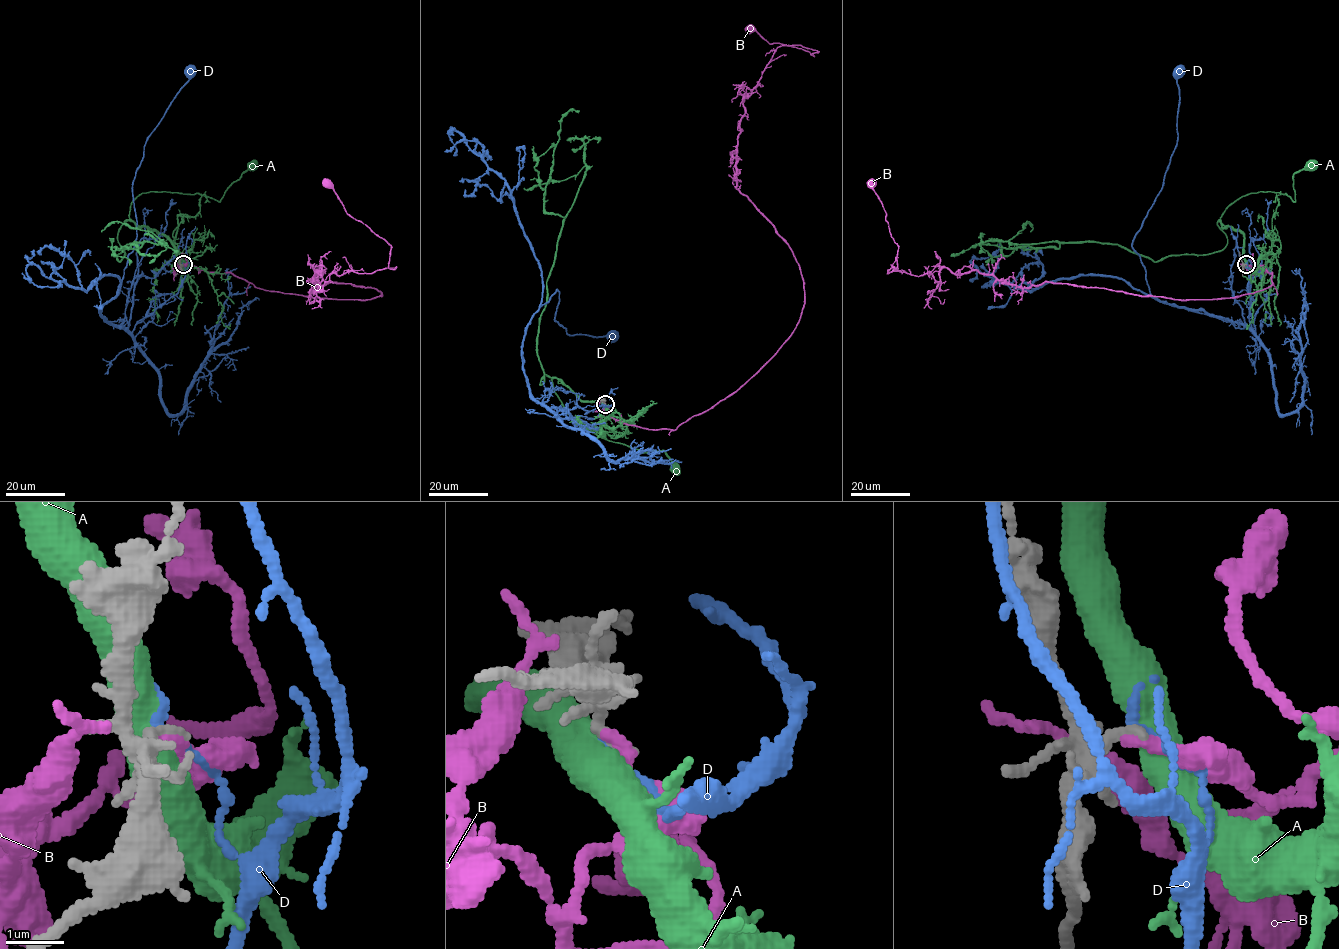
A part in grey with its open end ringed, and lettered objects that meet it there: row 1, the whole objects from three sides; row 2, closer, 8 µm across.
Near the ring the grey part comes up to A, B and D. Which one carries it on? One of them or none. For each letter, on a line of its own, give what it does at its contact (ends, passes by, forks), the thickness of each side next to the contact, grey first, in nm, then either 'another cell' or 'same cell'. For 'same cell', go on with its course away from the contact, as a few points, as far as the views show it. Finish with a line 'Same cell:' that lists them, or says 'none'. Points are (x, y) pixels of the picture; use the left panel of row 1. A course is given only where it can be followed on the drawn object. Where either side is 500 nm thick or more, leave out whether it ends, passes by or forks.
A: 120/550 nm | another cell
B: it ends | 140/200 nm | another cell
D: it ends | 130/140 nm | another cell
Same cell: none

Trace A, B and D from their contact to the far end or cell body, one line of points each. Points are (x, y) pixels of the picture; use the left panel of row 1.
A: (182, 264), (161, 234), (126, 221), (119, 262), (134, 242), (142, 244), (121, 247), (136, 244), (156, 256)
B: (181, 265), (264, 290), (382, 296), (314, 288), (321, 267), (325, 281), (394, 268), (390, 245), (327, 182)
D: (181, 264), (186, 275), (178, 291), (132, 331), (100, 314), (134, 247), (132, 186), (146, 138), (190, 72)

